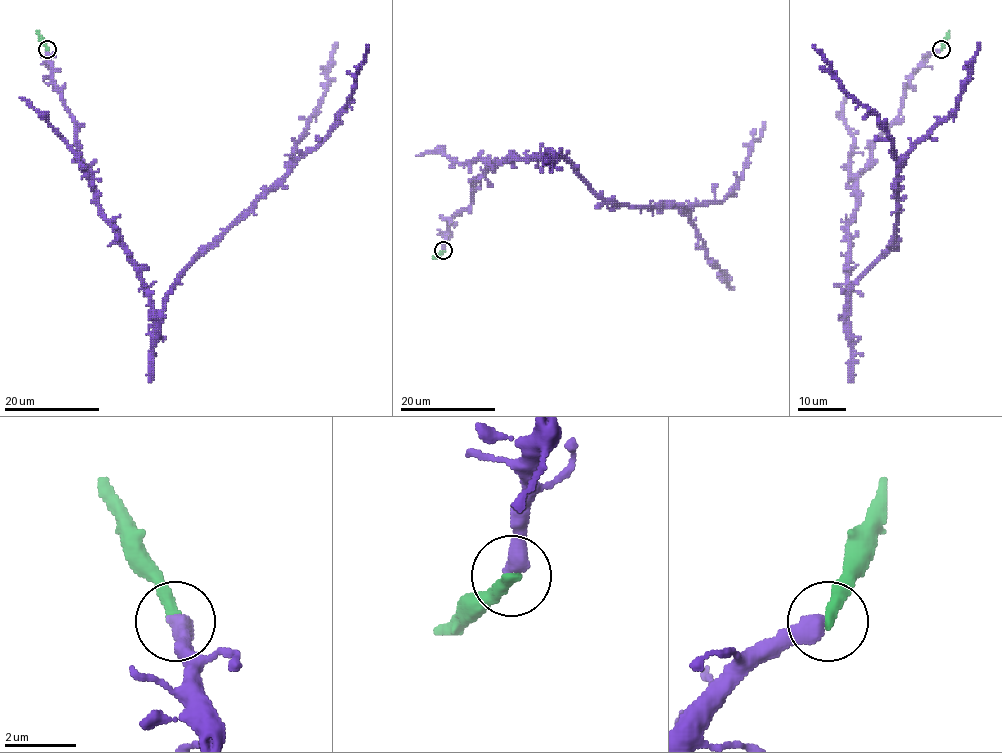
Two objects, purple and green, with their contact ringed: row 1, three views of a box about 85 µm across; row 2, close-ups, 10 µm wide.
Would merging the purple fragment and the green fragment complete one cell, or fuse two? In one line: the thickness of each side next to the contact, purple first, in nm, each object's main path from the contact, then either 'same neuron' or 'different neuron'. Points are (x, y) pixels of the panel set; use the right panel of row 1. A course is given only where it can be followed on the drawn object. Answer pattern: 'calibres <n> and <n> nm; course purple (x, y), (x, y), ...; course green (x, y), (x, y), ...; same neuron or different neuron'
calibres 550 and 380 nm; course purple (940, 49), (915, 74), (857, 178), (849, 311), (850, 288), (894, 232), (897, 159), (875, 114), (813, 45); course green (941, 49), (948, 30); same neuron

